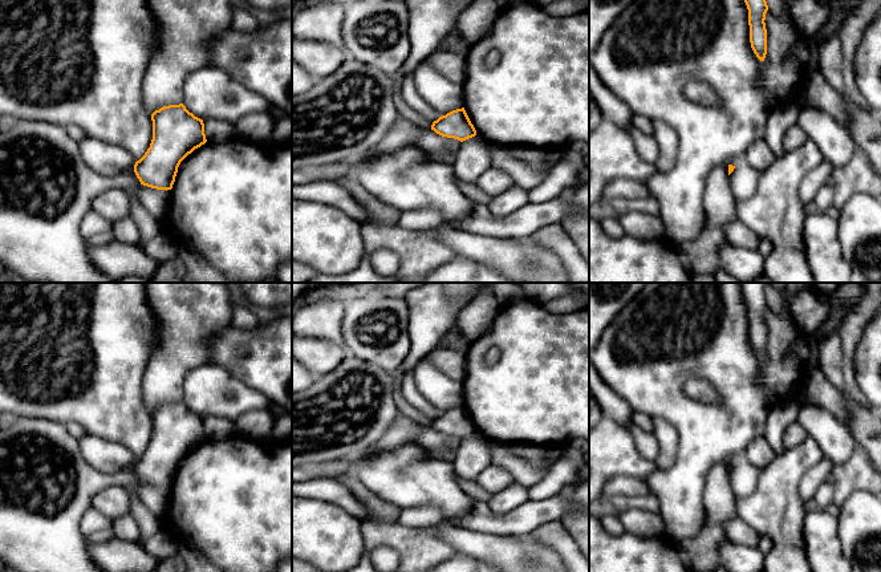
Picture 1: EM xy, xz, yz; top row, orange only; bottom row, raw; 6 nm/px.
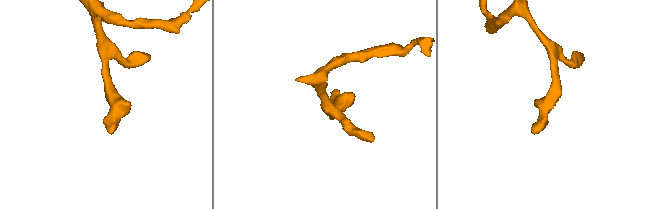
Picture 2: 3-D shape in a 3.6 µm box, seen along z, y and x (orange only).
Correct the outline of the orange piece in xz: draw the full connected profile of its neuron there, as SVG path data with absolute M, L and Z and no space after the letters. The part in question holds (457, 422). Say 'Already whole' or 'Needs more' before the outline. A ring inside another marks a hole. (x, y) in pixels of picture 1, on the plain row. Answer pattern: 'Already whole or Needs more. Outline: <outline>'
Already whole. Outline: M464 405L452 407L433 419L431 427L447 435L460 439L476 433L476 427L471 421Z

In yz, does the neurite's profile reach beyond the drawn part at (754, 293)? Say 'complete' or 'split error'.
complete

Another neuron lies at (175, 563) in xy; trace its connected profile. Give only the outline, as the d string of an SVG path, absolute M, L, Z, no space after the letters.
M176 553L161 560L154 572L186 572L186 563L183 557Z

